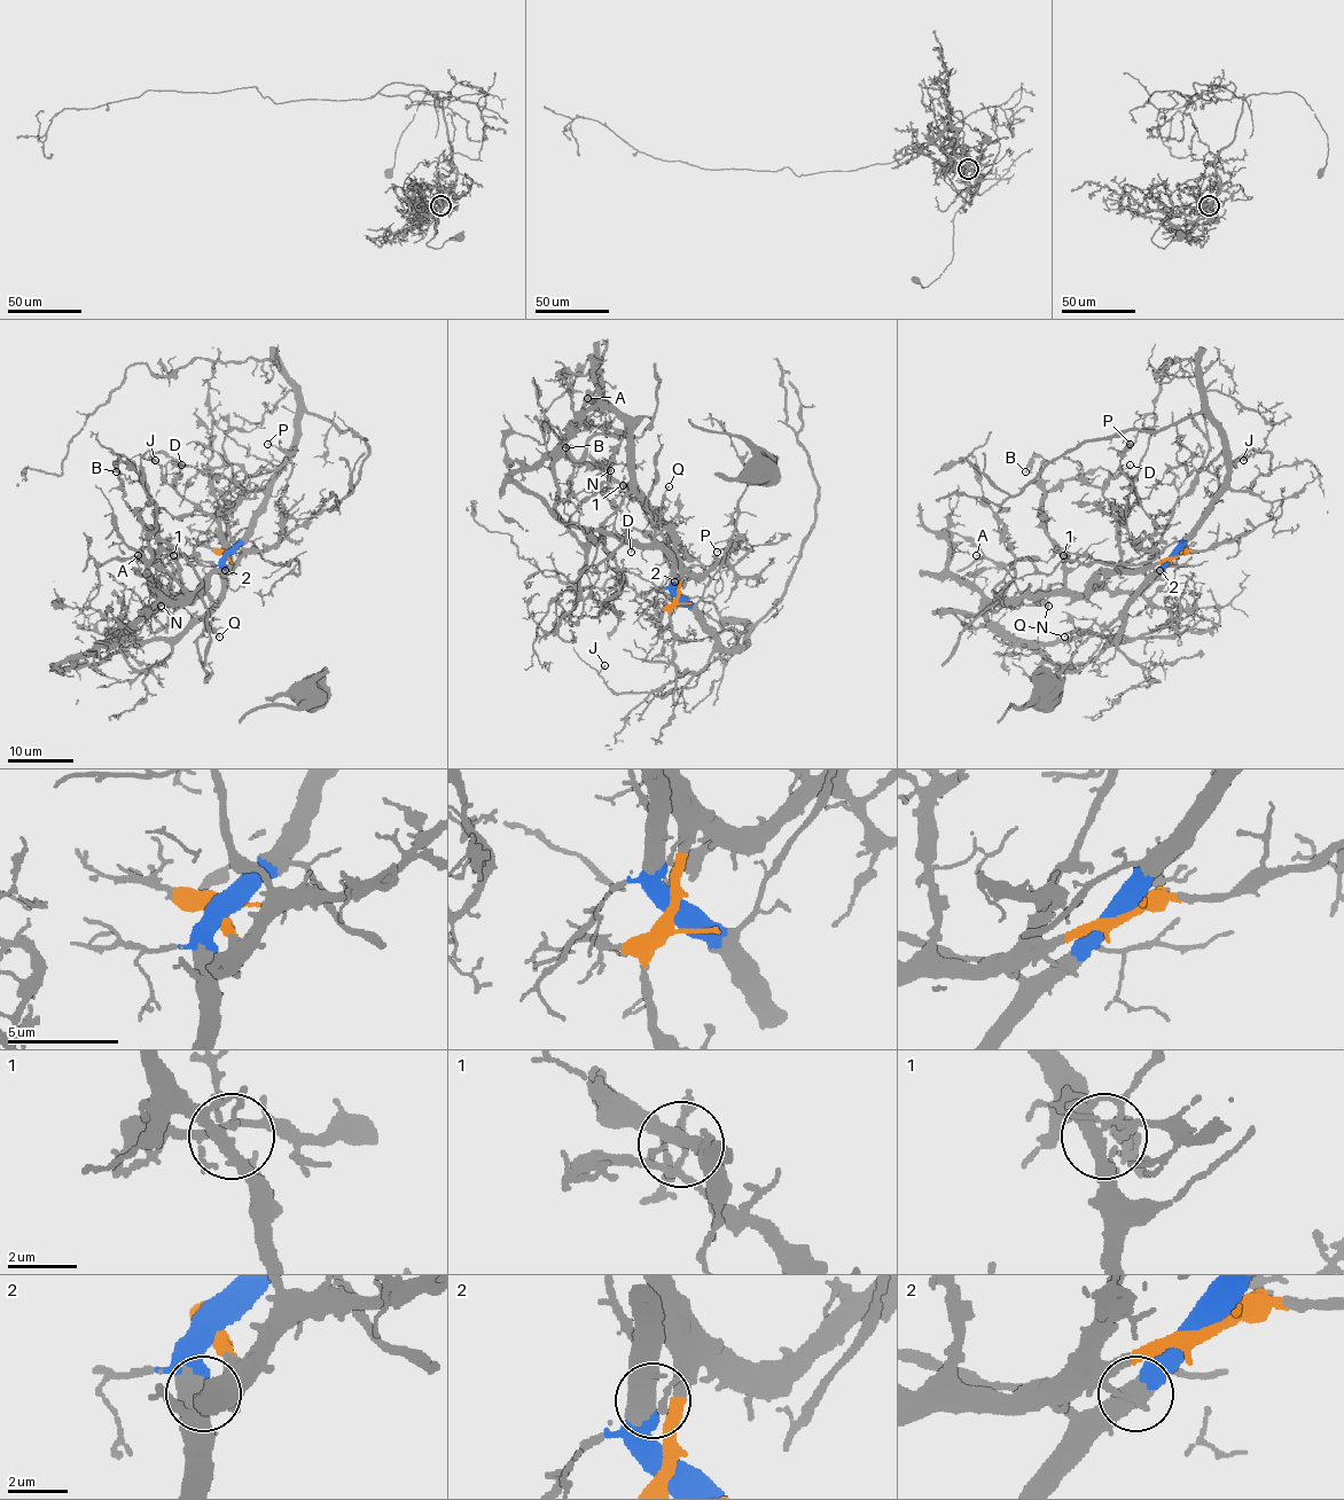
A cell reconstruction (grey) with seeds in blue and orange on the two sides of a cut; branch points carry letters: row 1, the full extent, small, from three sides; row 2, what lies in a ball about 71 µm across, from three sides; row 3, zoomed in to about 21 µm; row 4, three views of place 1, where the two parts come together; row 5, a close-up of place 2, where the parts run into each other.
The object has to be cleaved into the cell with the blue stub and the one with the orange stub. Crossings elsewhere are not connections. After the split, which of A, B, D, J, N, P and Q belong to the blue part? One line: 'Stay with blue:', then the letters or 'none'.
Stay with blue: J, Q

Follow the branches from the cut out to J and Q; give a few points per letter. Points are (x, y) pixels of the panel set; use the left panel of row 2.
J: (228, 554), (263, 501), (263, 489), (242, 490), (220, 474), (182, 466), (163, 453), (148, 451), (155, 459)
Q: (228, 554), (225, 594), (205, 617), (205, 624), (219, 637)

